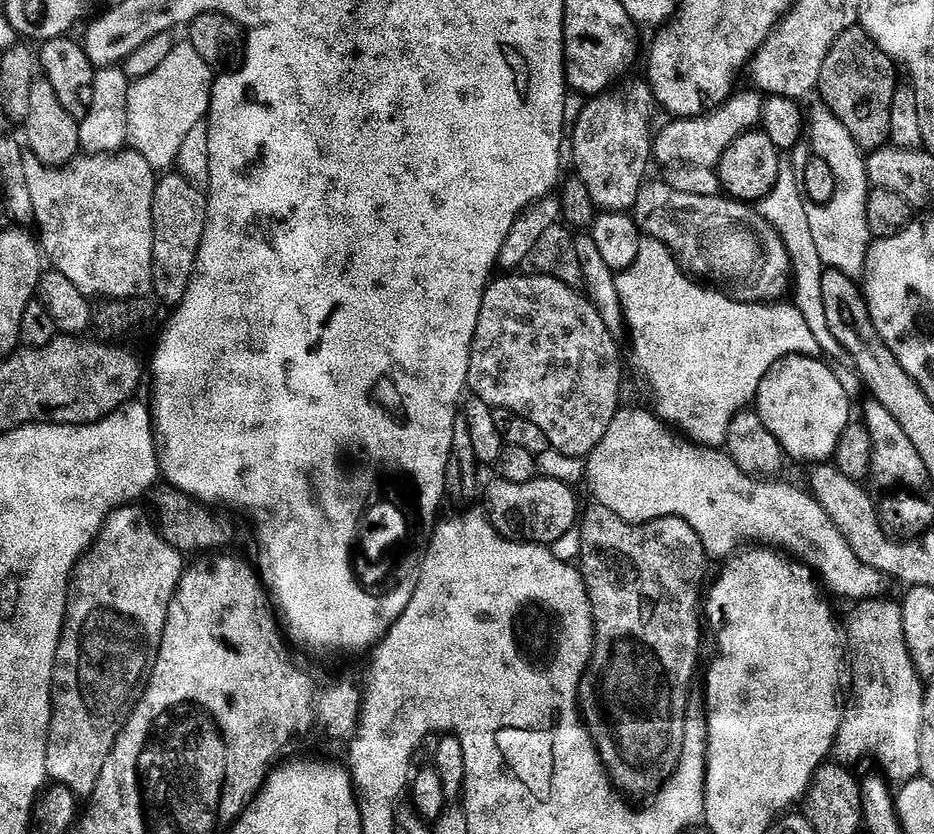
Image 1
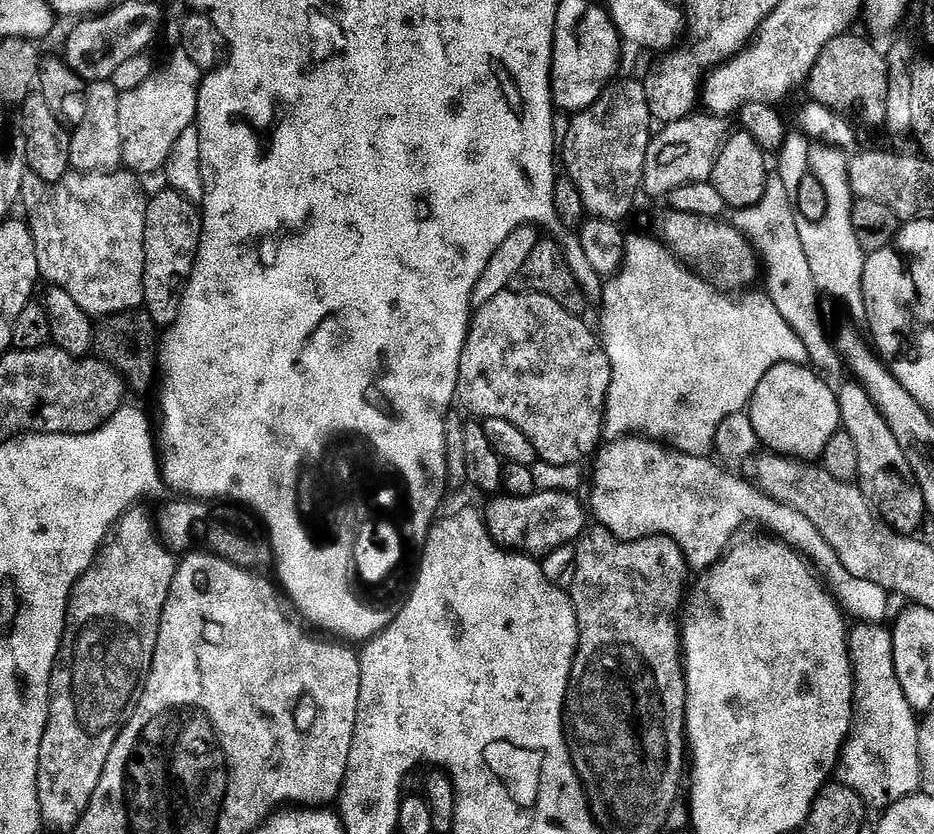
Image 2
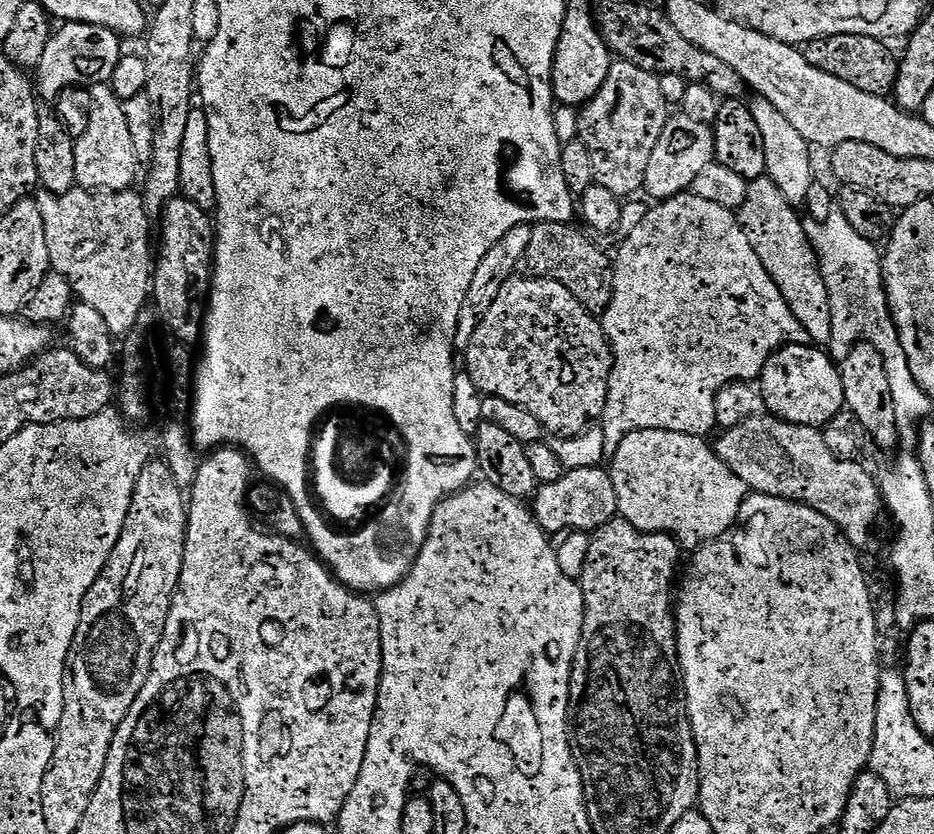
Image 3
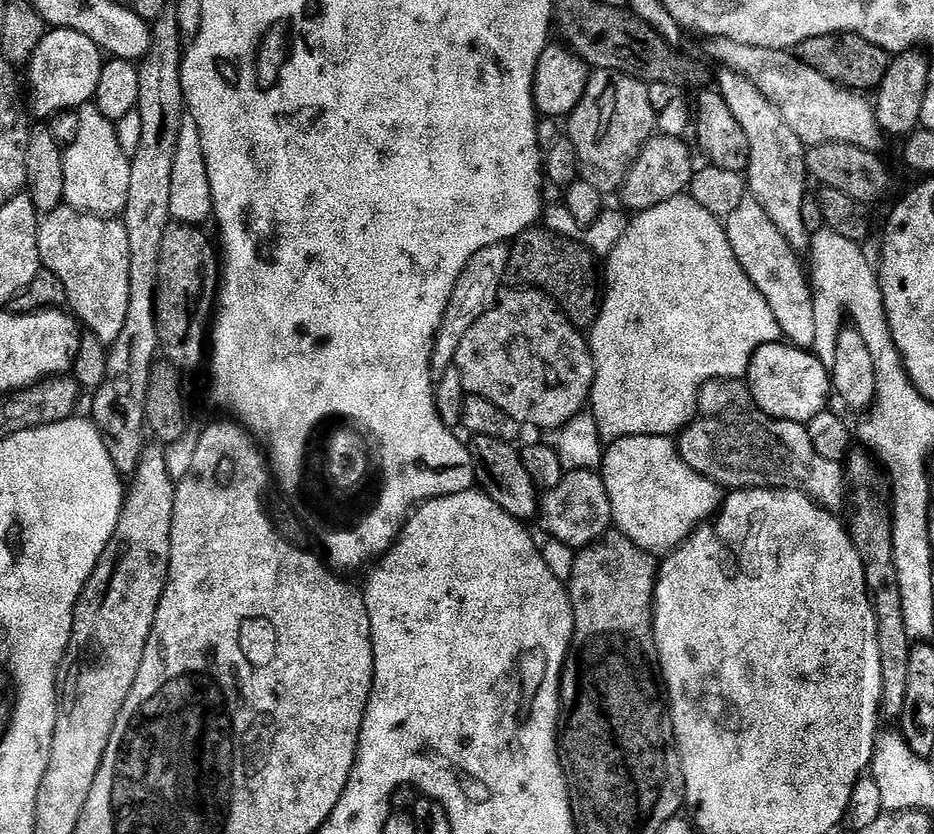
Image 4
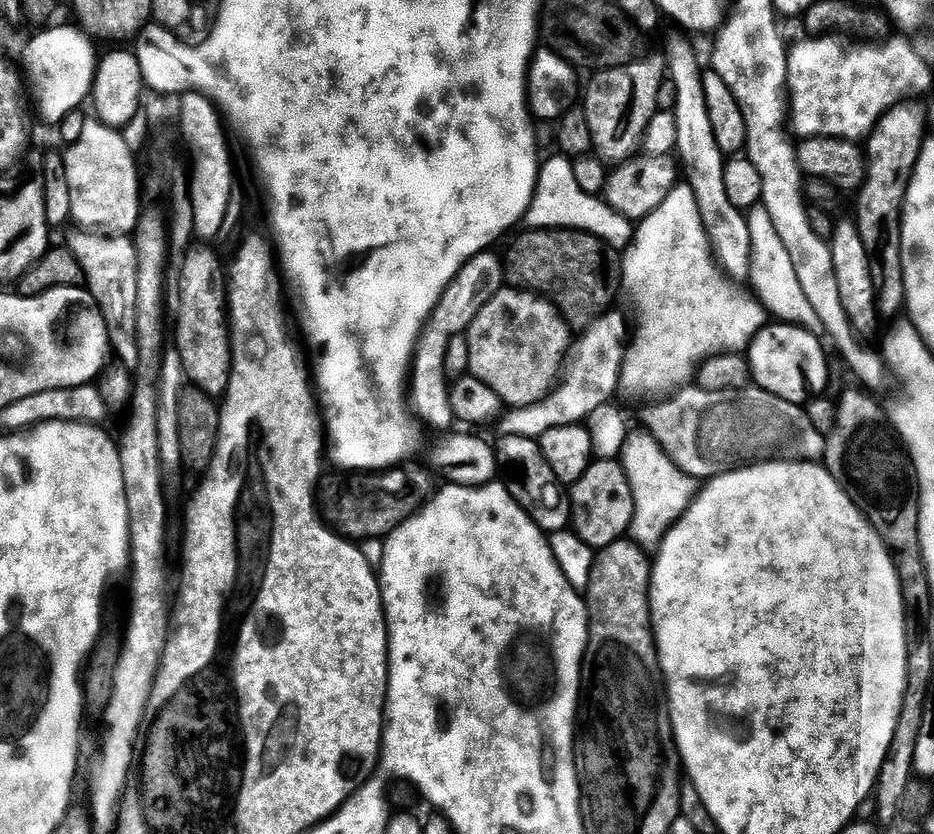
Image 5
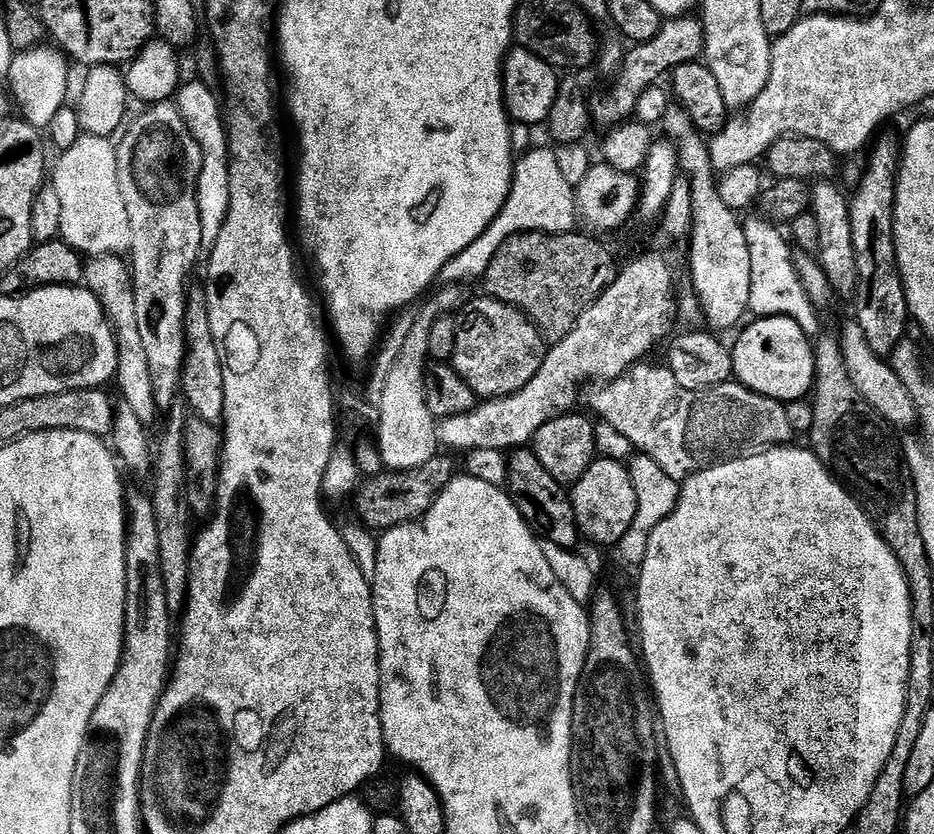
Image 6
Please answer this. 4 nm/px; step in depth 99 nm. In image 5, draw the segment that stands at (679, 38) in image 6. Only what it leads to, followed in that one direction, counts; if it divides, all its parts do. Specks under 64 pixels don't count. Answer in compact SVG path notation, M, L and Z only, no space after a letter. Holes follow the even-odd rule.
M649 55L642 60L636 60L626 66L597 71L593 75L596 77L589 82L588 89L585 92L583 89L582 109L586 116L586 122L589 123L590 134L592 135L592 147L595 155L601 161L616 160L612 162L627 162L633 159L638 152L636 147L641 147L642 141L645 139L645 132L650 126L651 120L657 114L658 90L666 78L666 60L663 55L651 56Z

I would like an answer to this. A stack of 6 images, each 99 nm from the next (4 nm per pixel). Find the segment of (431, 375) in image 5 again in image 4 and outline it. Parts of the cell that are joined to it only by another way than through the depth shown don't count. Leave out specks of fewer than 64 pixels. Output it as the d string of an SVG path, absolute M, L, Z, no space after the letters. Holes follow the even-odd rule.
M507 243L495 244L474 254L474 258L466 266L466 270L452 292L452 300L448 304L444 321L436 334L436 349L432 352L433 369L443 370L453 367L462 338L466 338L474 322L478 322L478 318L486 315L501 299L500 287L503 286L504 279L510 276L511 263L512 254Z

